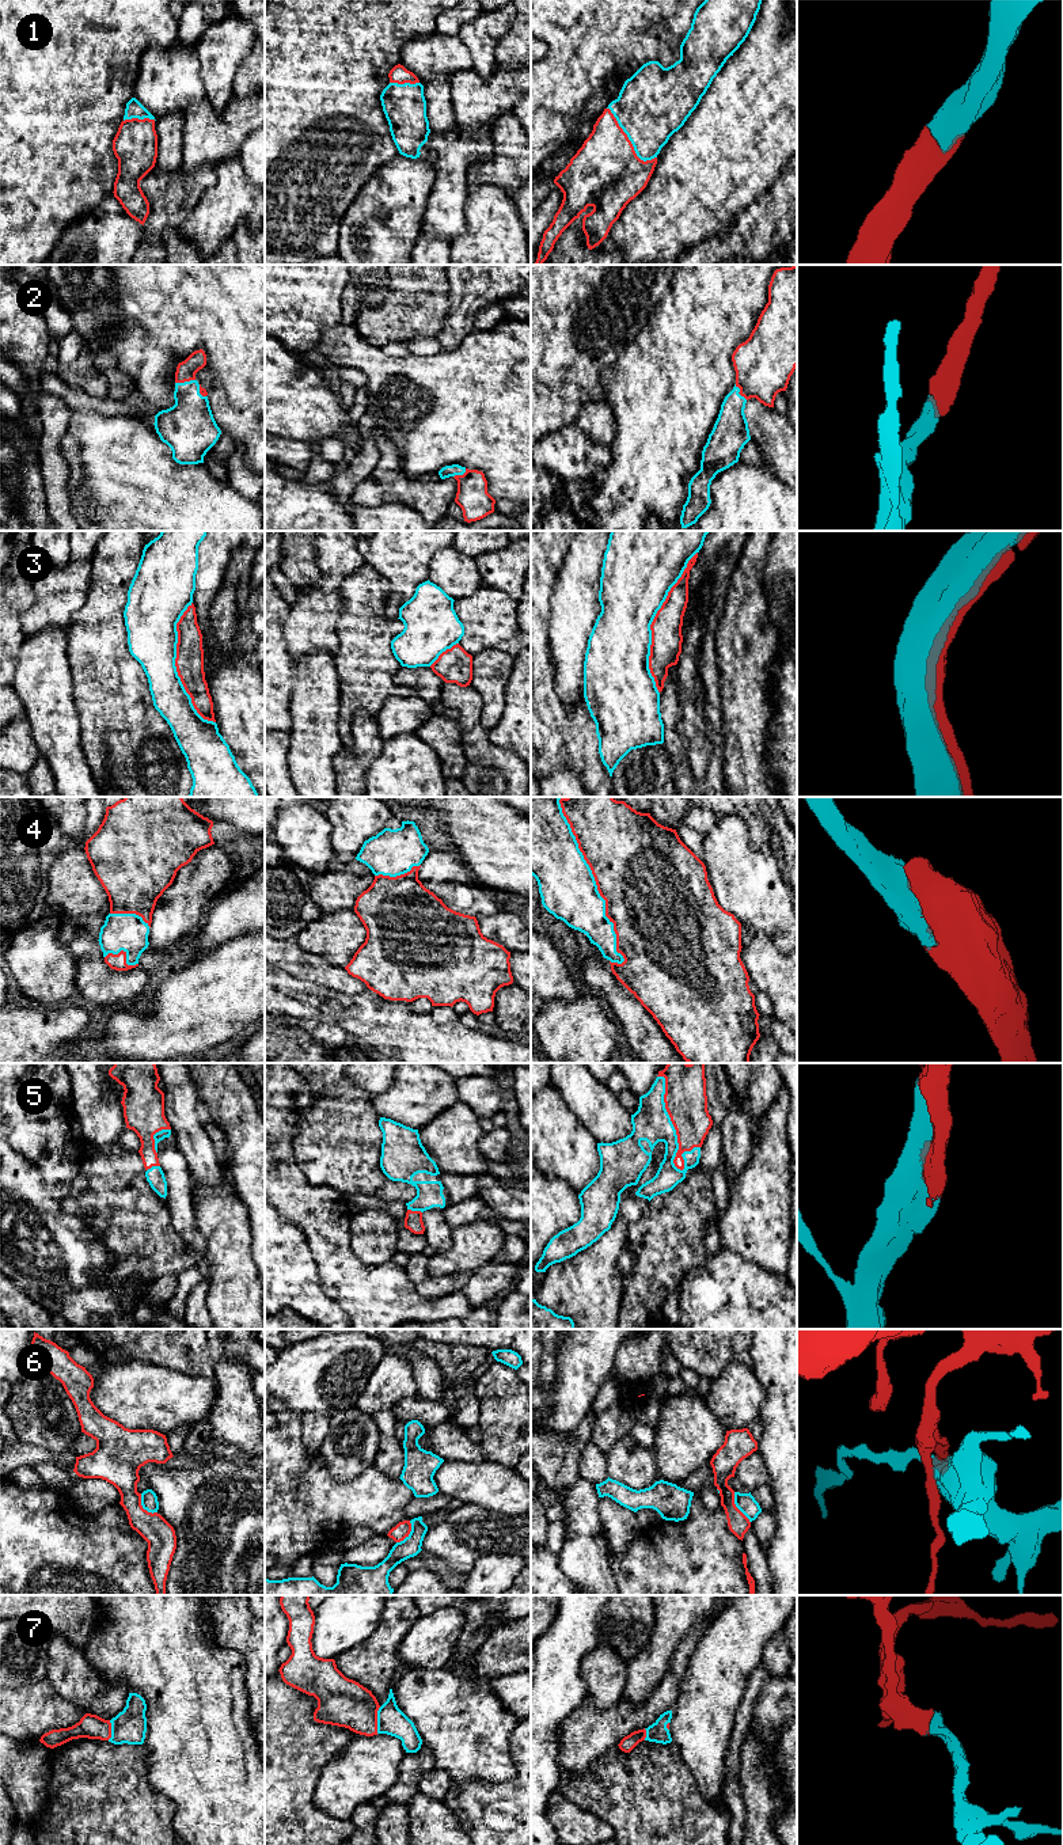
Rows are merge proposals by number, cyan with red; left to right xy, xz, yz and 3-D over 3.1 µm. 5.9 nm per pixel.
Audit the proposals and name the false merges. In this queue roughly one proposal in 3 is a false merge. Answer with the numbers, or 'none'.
3, 6

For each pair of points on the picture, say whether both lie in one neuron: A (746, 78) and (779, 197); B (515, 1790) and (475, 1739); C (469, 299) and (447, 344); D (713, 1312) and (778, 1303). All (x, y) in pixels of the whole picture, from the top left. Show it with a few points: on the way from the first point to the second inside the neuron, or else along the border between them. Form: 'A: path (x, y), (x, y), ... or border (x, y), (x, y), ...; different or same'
A: border (782, 171), (767, 190); different
B: border (516, 1773), (504, 1781), (474, 1780); different
C: path (463, 310), (460, 322), (452, 333); same
D: path (729, 1312), (754, 1312), (762, 1308); same

